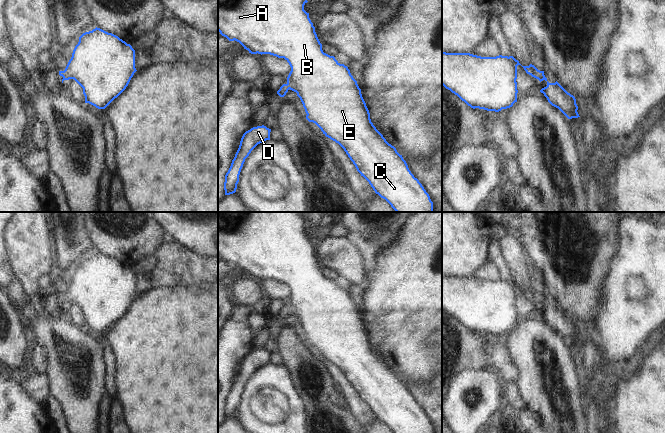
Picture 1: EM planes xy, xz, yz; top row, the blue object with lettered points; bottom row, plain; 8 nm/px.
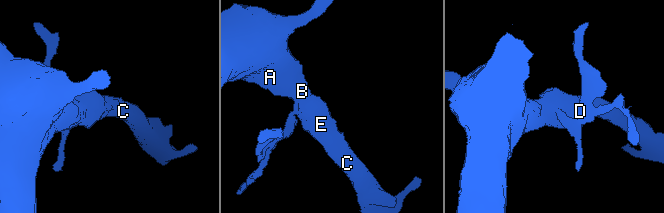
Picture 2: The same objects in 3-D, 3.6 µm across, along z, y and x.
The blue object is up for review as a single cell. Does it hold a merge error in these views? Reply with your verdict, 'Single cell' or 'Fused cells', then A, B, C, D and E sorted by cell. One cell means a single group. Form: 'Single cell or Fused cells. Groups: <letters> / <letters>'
Single cell. Groups: A B C D E

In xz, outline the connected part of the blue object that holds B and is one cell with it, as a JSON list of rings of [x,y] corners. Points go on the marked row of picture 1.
[[[218,0],[218,31],[229,41],[239,42],[251,54],[270,54],[284,58],[291,71],[287,83],[277,91],[284,97],[288,90],[297,93],[306,112],[306,119],[315,123],[323,134],[338,143],[355,165],[357,171],[371,185],[376,194],[385,199],[396,212],[433,212],[433,202],[422,184],[411,173],[406,161],[376,129],[362,97],[361,89],[350,70],[334,56],[323,52],[315,27],[304,10],[307,0]]]

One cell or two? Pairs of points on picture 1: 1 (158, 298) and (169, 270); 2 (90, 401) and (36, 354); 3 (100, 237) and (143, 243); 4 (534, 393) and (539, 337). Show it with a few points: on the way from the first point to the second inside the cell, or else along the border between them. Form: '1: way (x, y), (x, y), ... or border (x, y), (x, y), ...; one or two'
1: border (186, 287), (160, 286), (151, 288); two
2: border (37, 344), (46, 352), (45, 371); two
3: way (111, 237), (132, 240); one
4: way (538, 379), (538, 351); one

